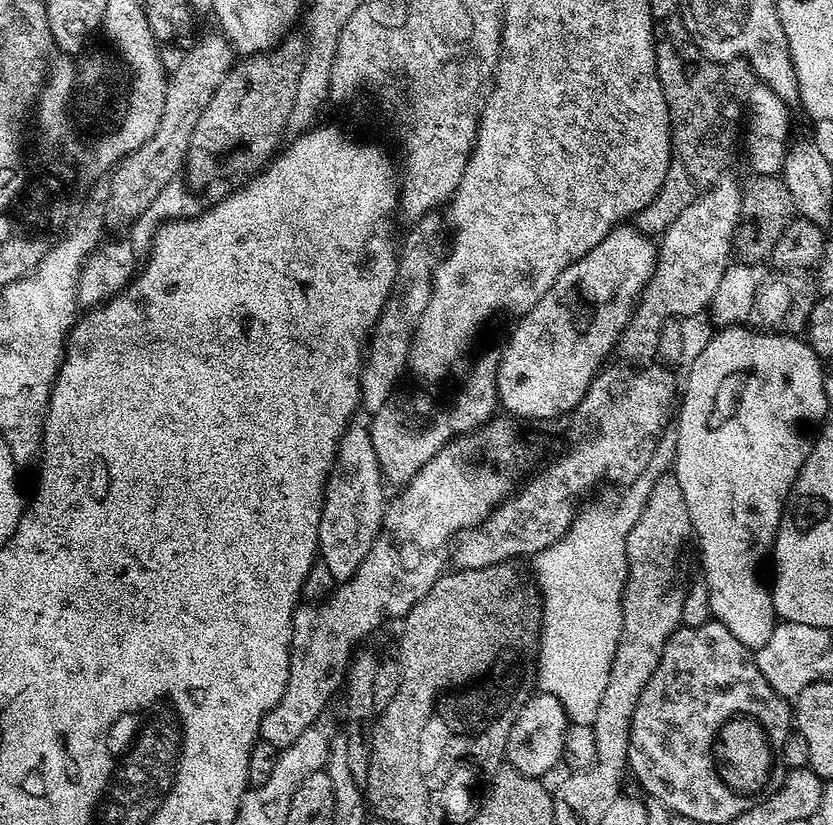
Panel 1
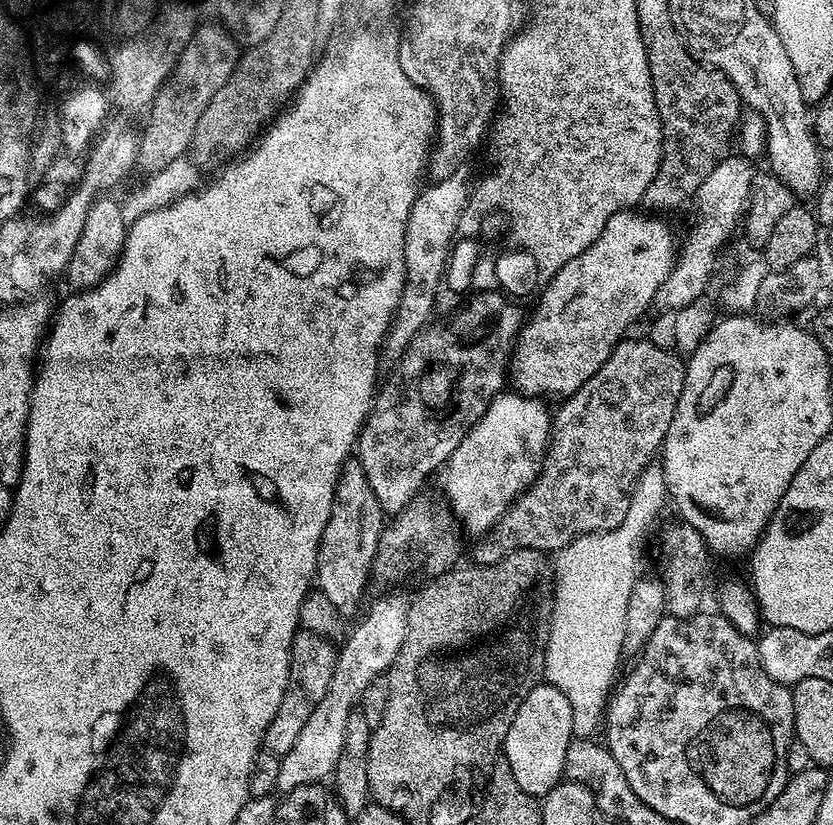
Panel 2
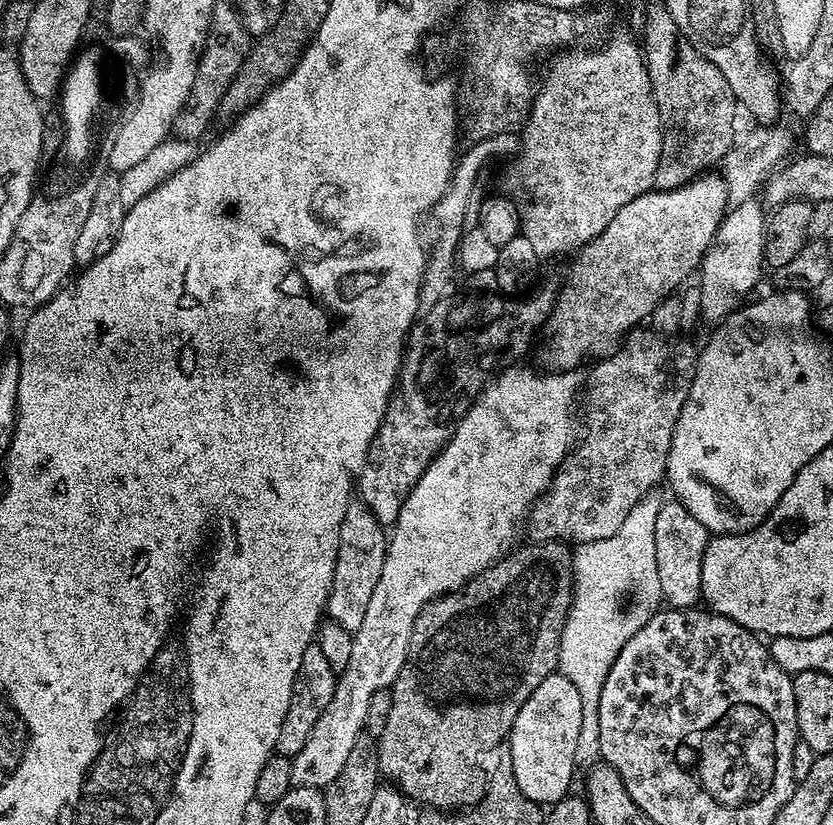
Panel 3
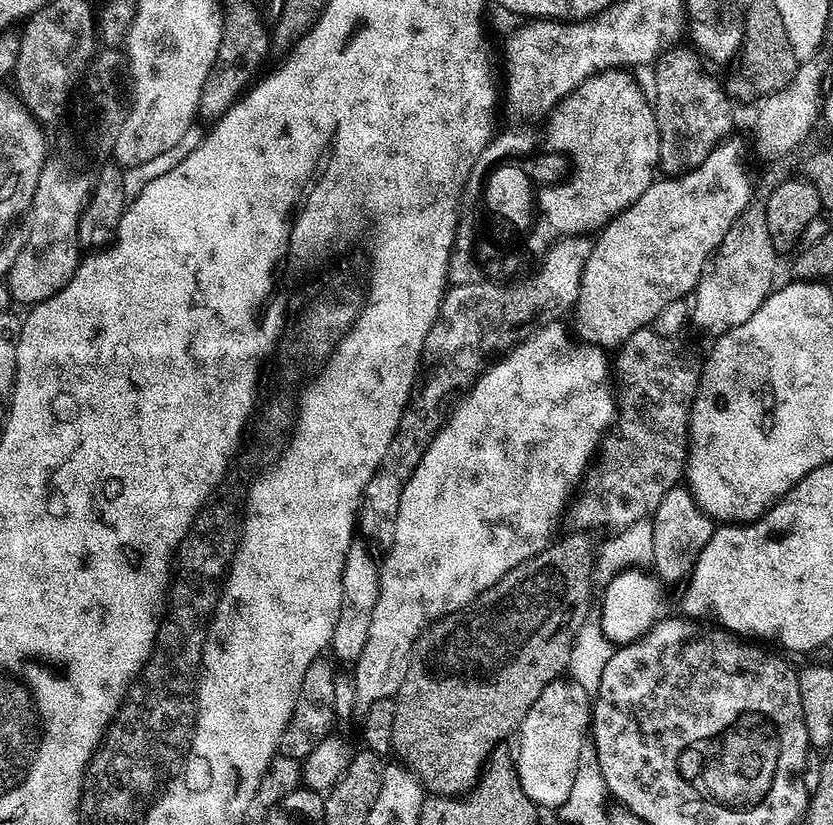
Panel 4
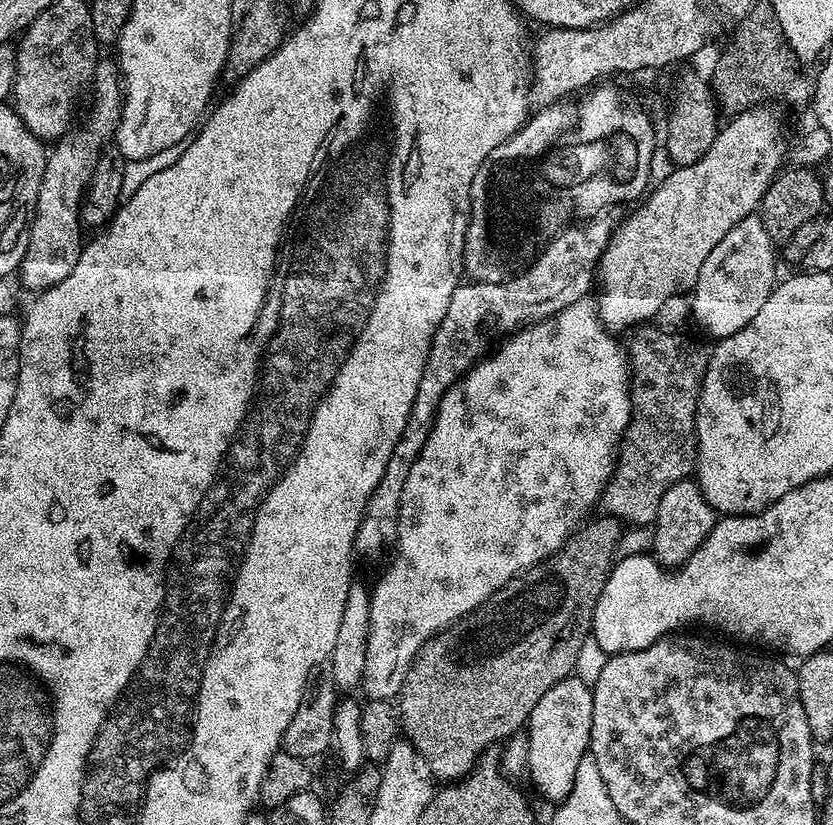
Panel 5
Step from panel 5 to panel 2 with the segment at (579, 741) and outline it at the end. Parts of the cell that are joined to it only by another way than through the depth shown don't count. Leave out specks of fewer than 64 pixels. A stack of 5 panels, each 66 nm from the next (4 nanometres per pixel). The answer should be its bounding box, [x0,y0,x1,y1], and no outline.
[502,682,573,798]

